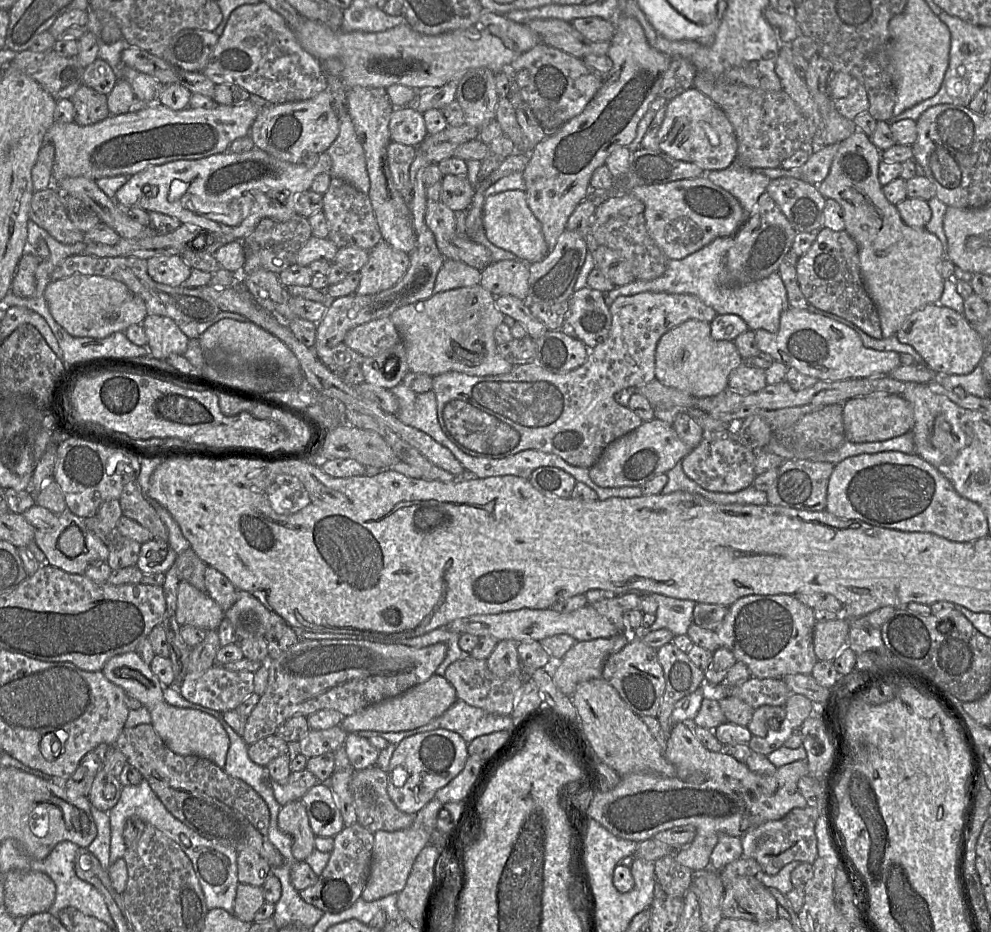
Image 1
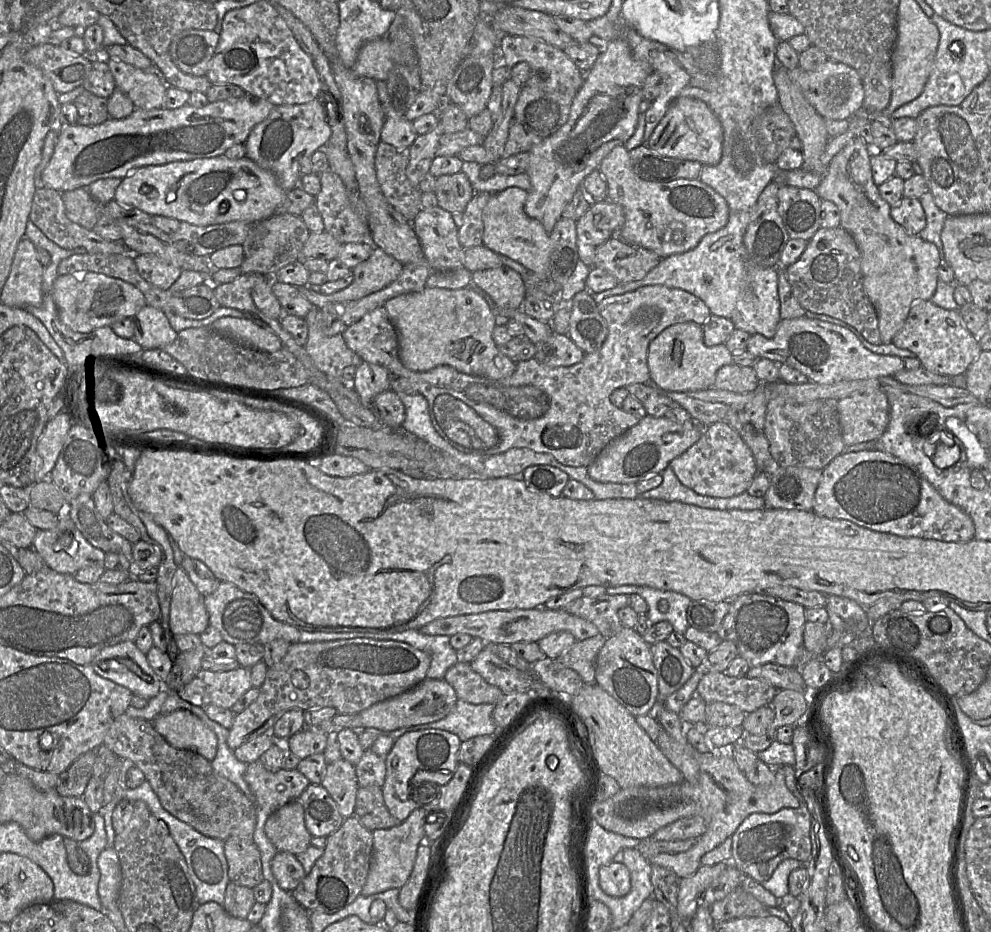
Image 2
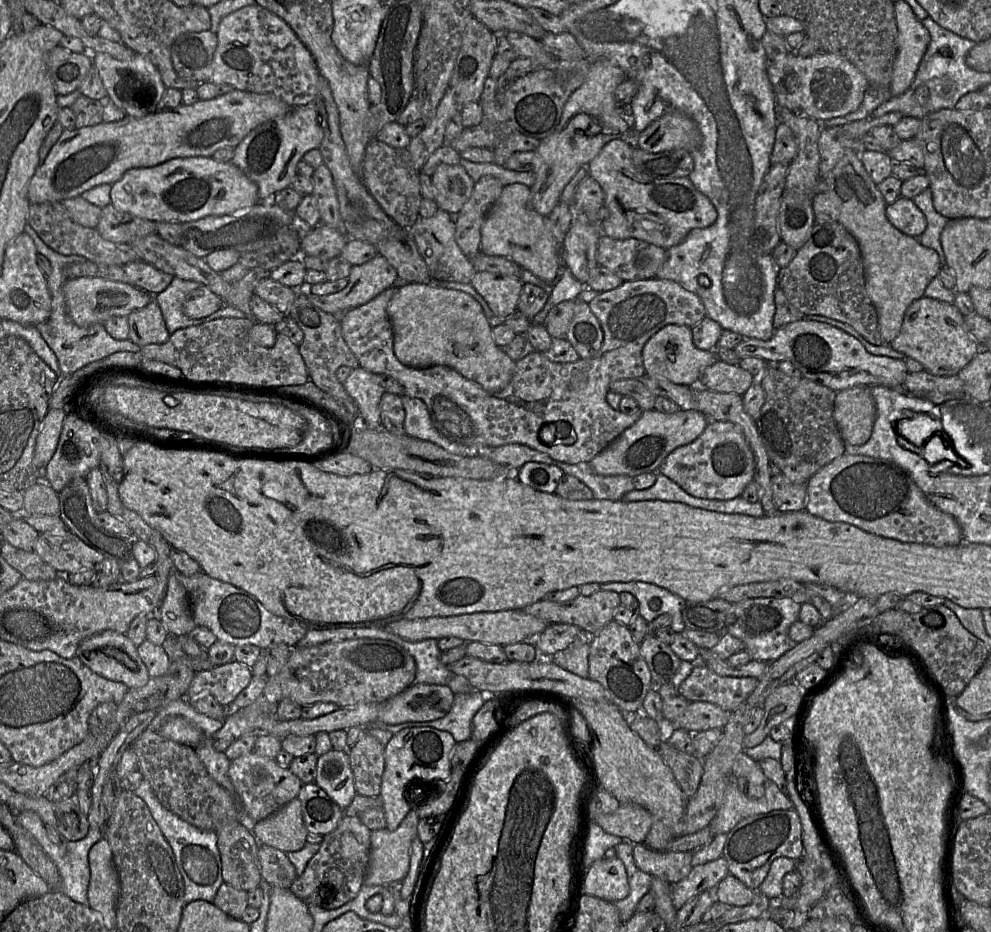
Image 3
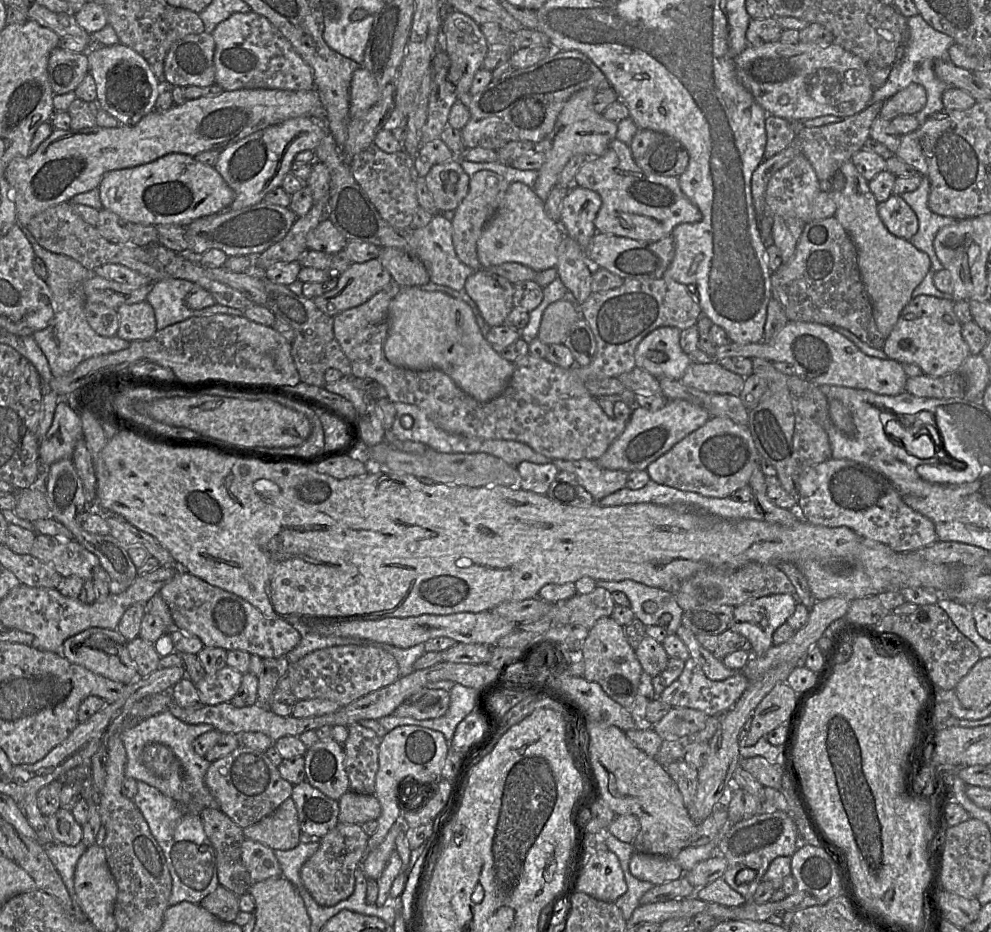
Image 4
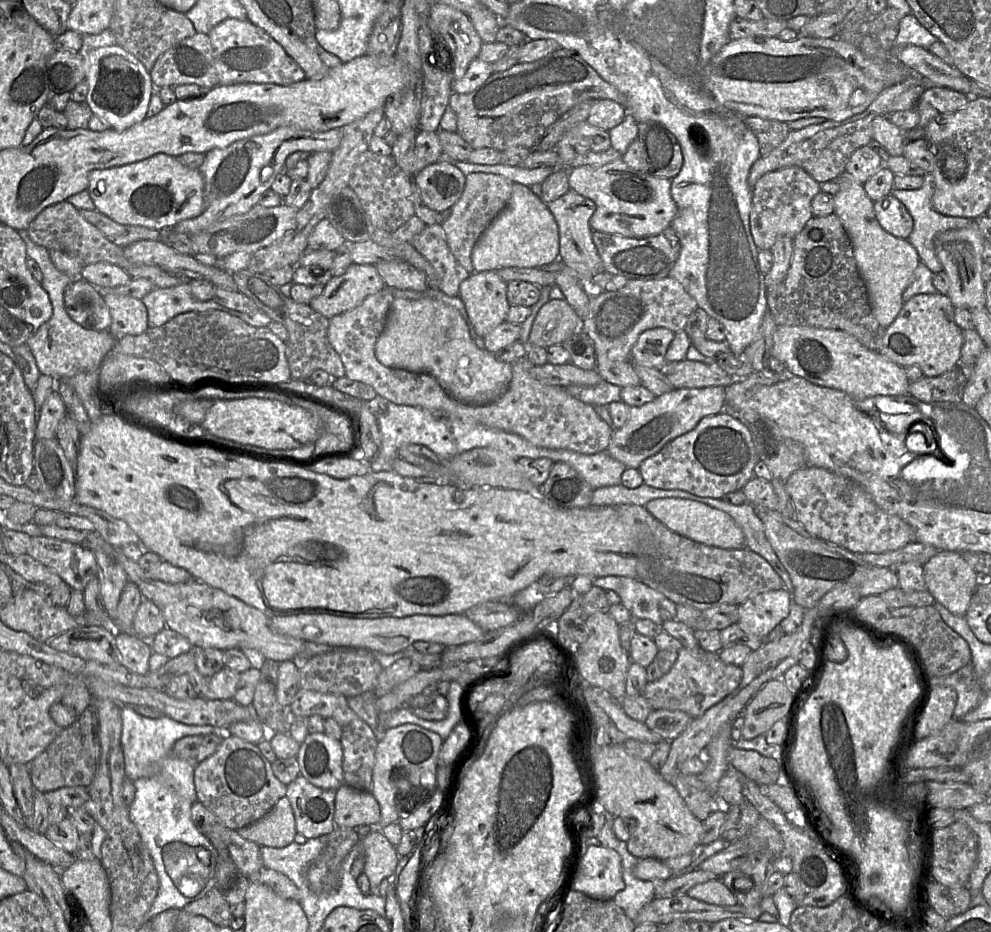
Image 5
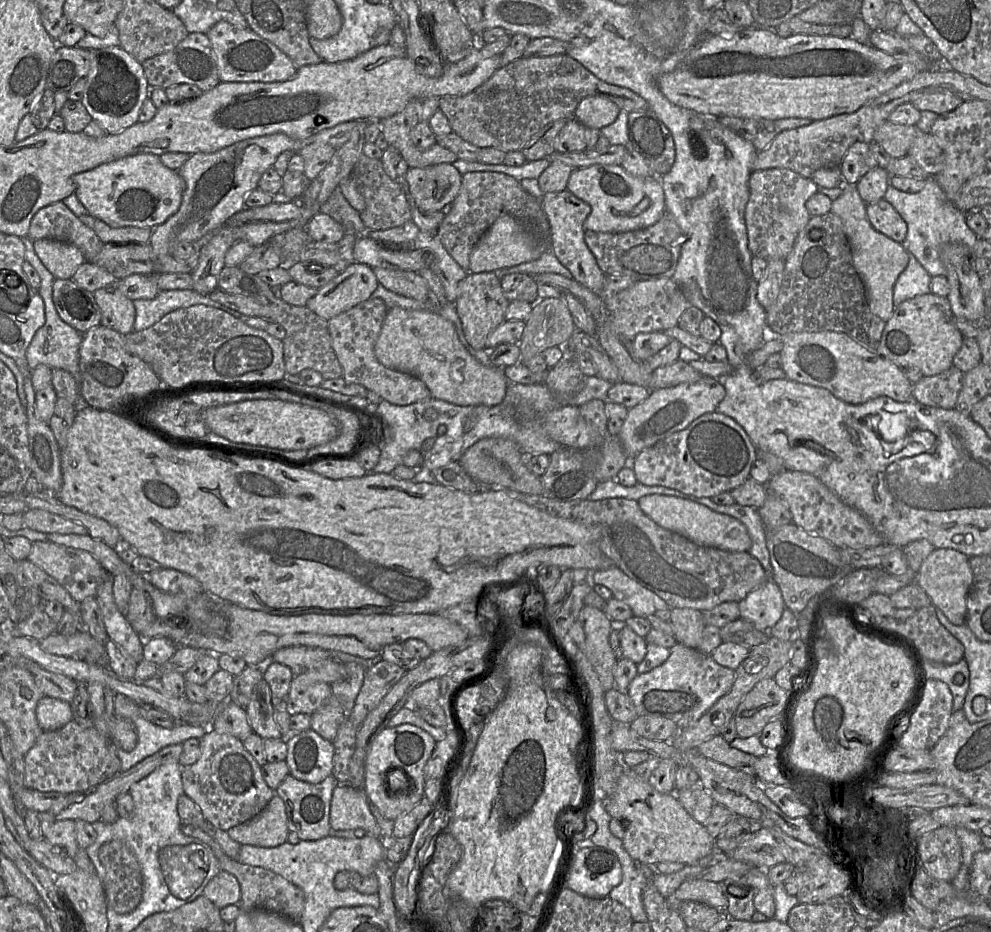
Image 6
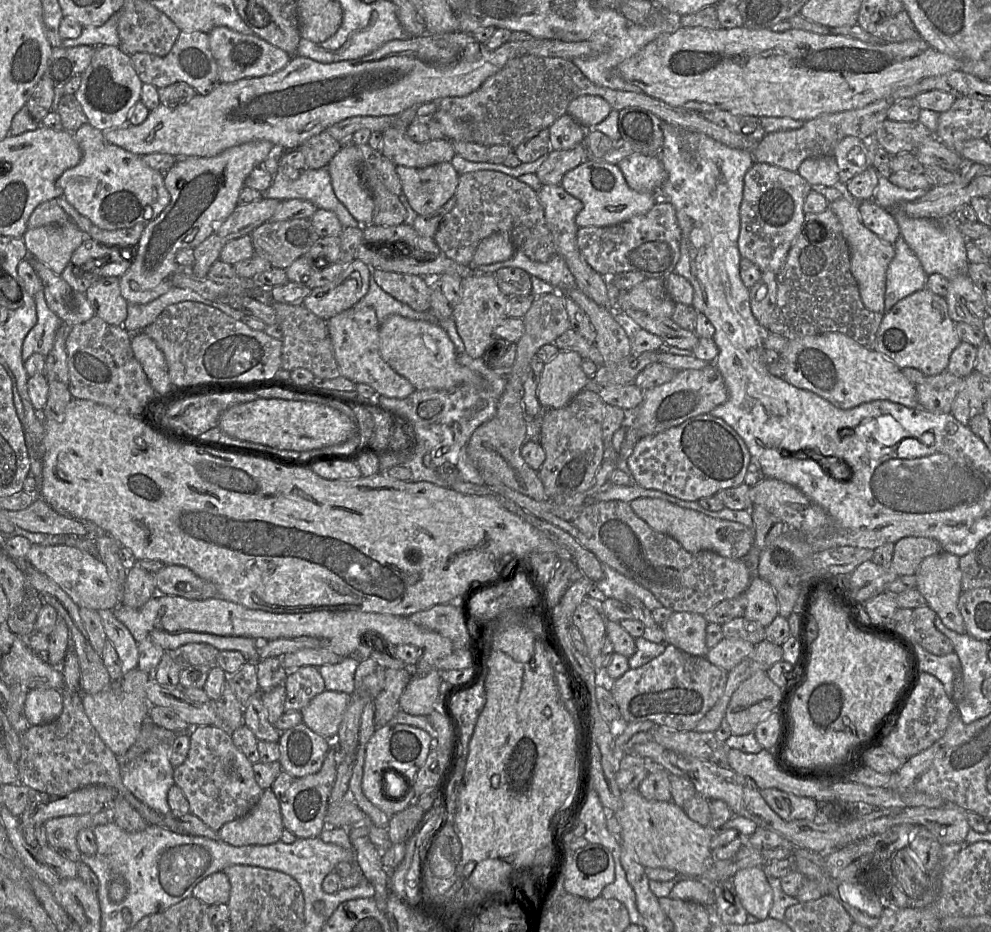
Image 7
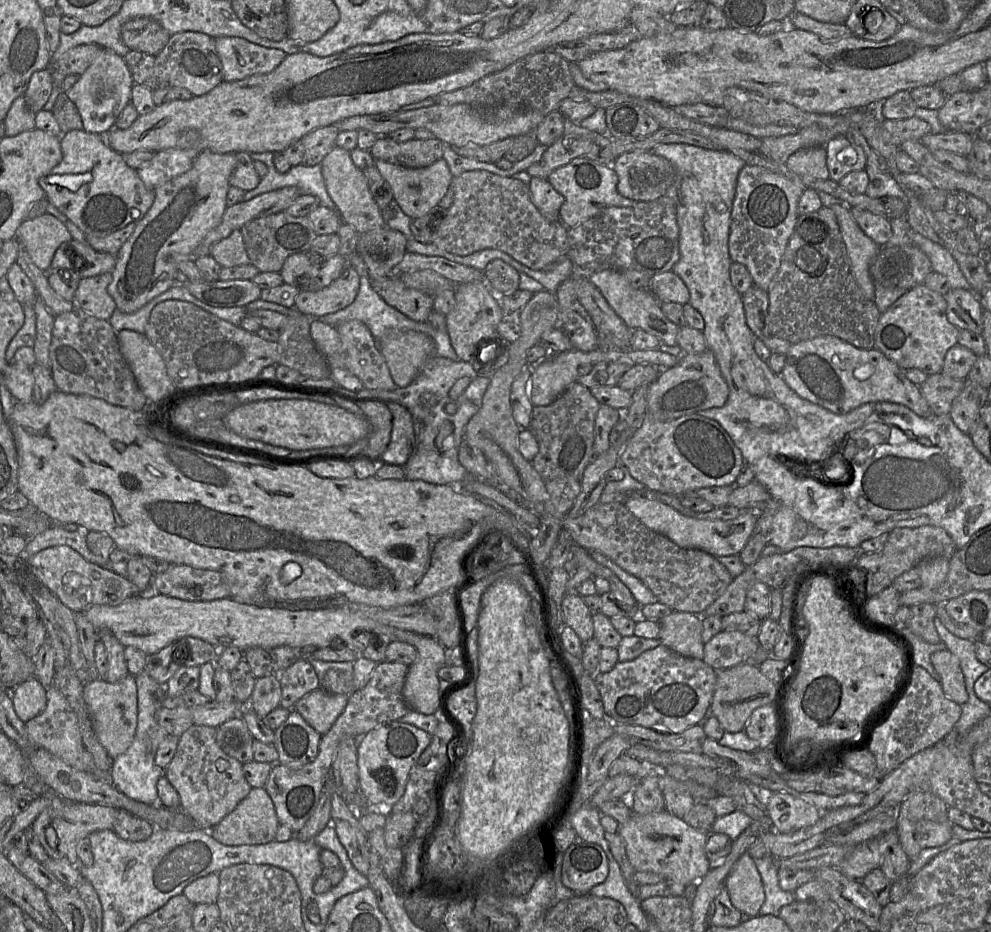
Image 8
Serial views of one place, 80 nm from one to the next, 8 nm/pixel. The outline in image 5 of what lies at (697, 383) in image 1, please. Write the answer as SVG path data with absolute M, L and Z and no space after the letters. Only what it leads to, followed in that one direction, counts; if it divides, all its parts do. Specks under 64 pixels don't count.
M659 327L644 331L632 347L632 363L662 371L668 364L665 355L674 337L675 332L667 328Z

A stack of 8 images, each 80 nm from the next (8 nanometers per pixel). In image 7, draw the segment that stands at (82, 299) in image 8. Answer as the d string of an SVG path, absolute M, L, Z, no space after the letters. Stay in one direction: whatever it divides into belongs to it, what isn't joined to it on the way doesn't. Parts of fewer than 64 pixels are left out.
M100 277L85 292L95 316L122 326L127 318L129 303L121 295L119 277Z

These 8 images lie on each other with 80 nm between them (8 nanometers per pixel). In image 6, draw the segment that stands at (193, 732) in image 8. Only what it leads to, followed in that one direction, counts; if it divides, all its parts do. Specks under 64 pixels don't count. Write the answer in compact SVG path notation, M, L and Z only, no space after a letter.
M208 727L200 739L201 755L192 765L182 767L184 793L200 808L215 828L229 830L259 814L276 794L265 782L261 765L245 749L242 740Z

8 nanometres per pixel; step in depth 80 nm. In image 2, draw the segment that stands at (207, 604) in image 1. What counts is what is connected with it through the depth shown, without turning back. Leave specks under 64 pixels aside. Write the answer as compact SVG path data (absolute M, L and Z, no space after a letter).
M178 567L173 577L169 628L173 635L200 635L209 626L209 615L201 594L187 573Z

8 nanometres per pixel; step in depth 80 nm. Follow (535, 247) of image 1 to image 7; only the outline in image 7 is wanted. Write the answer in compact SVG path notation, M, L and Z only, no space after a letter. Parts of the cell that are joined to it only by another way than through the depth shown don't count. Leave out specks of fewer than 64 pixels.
M496 232L479 243L469 267L473 271L480 266L503 262L509 260L515 252L509 236Z

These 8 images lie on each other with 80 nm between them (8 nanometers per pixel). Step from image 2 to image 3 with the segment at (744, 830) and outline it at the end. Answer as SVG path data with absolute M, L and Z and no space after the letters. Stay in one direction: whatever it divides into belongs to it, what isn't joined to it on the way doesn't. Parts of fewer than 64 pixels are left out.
M793 808L746 817L726 835L722 858L727 861L729 874L756 892L759 892L775 859L788 857L800 860L803 856L802 825Z

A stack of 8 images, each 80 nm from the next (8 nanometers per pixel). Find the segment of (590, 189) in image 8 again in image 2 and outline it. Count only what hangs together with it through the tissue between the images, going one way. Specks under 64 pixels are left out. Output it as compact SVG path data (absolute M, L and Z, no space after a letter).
M623 144L615 146L598 169L607 182L607 199L624 209L625 222L617 238L652 250L661 258L695 248L706 234L722 229L729 220L726 200L699 179L654 182L638 177Z

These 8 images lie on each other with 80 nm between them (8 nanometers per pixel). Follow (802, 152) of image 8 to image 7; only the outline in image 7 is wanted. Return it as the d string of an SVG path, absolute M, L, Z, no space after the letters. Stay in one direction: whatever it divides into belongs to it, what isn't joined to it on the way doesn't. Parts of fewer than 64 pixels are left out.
M830 155L804 160L798 174L811 186L835 187L839 183L837 163Z

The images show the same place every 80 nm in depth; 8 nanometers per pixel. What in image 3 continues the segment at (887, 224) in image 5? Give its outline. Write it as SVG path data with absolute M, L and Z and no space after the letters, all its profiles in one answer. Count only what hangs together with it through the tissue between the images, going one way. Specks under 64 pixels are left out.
M899 197L886 207L886 216L891 224L902 233L918 237L927 225L923 212L912 199Z

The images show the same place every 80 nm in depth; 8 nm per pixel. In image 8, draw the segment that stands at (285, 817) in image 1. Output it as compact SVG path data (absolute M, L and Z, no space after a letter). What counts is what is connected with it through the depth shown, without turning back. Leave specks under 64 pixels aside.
M252 788L210 833L215 840L227 846L260 845L274 841L279 826L273 801L267 791Z

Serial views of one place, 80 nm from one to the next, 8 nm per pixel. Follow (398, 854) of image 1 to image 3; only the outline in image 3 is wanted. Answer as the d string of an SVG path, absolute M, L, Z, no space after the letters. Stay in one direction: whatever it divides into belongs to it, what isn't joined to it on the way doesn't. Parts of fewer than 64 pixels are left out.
M411 809L400 825L393 831L371 831L370 856L363 884L388 886L400 883L410 867L411 844L417 838L420 818Z

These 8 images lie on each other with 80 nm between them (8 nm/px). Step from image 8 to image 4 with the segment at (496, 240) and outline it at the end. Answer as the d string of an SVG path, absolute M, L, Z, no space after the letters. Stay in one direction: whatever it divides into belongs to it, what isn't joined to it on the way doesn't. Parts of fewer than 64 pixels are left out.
M482 170L470 177L469 190L465 198L454 210L452 223L452 241L459 260L474 271L481 269L477 257L477 242L483 229L497 212L510 183L501 175Z

